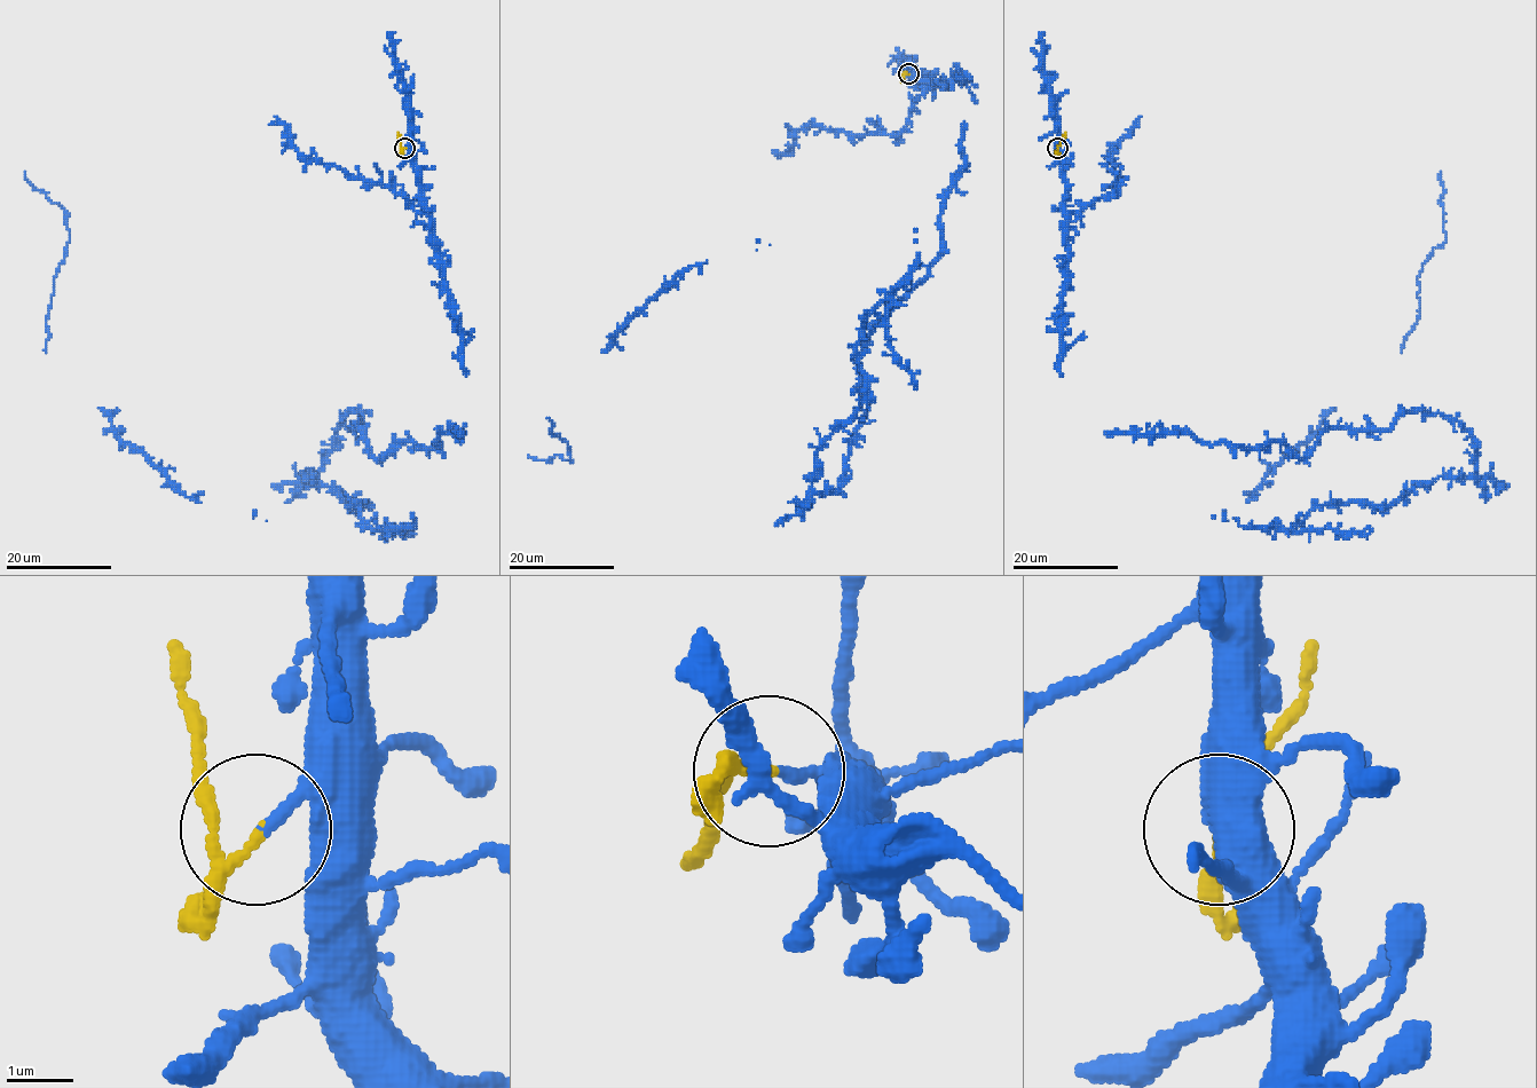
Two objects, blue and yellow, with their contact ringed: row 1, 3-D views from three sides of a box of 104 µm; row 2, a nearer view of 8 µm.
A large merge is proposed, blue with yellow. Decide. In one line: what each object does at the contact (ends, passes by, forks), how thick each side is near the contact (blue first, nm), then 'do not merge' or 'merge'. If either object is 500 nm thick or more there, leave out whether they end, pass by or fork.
blue ends; yellow passes by; calibres 170 and 130 nm; do not merge

